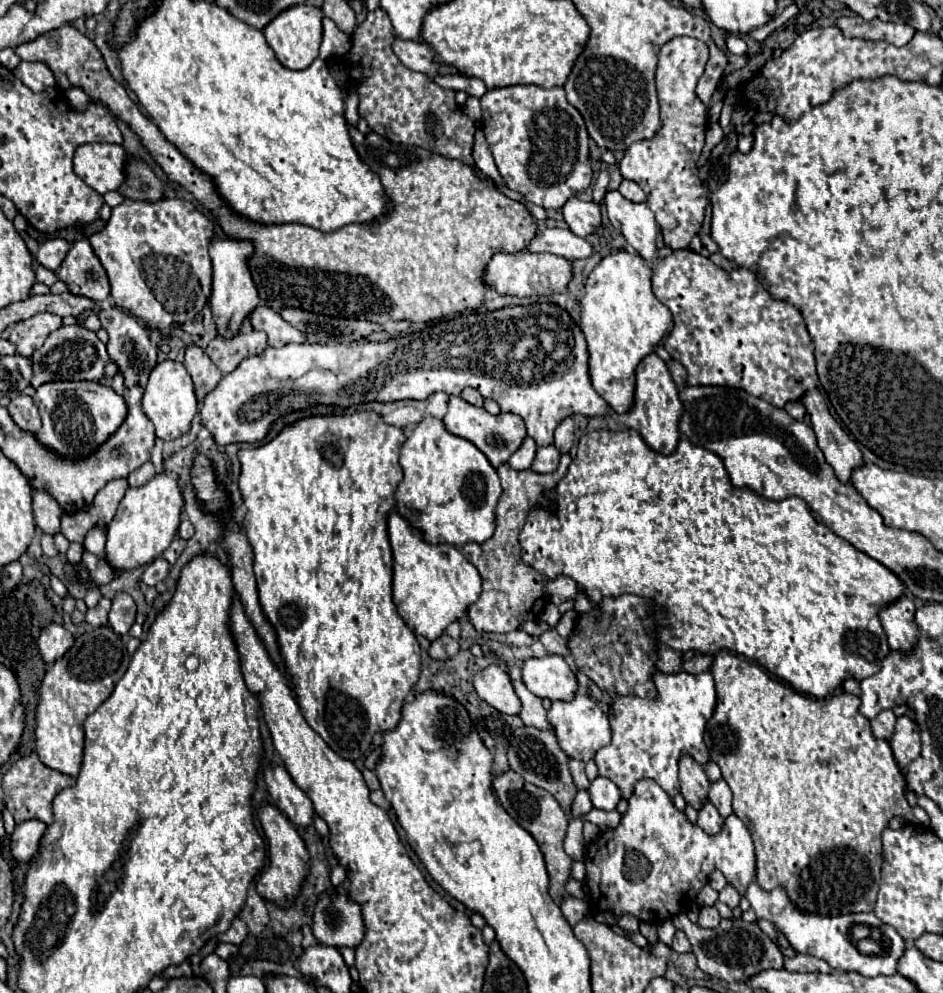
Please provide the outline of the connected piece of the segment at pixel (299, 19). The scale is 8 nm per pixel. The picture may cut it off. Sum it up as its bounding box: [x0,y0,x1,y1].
[264,5,322,71]

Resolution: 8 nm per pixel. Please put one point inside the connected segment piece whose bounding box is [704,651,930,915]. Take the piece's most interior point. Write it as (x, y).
(816, 789)

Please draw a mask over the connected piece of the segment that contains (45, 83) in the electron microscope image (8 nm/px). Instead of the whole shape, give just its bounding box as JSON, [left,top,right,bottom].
[14,61,54,91]

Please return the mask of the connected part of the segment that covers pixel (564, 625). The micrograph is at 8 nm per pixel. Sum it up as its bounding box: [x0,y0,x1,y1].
[556,609,576,638]

